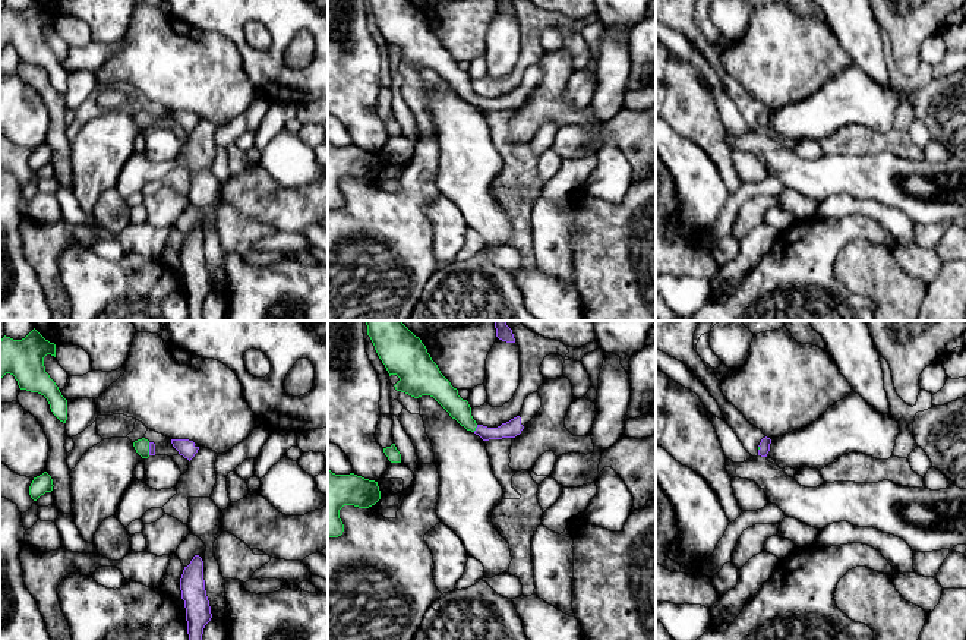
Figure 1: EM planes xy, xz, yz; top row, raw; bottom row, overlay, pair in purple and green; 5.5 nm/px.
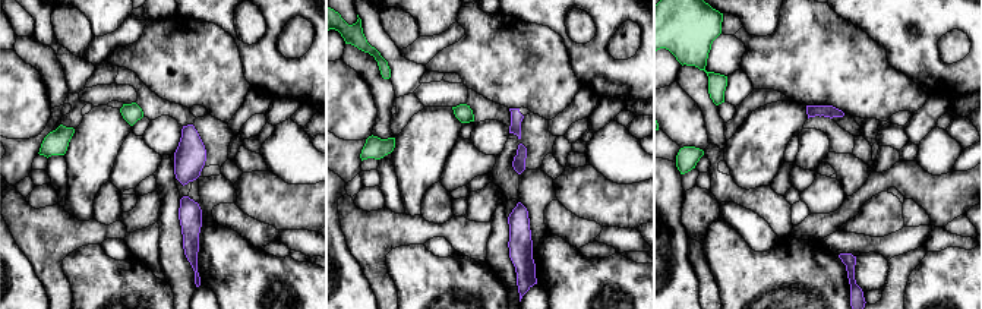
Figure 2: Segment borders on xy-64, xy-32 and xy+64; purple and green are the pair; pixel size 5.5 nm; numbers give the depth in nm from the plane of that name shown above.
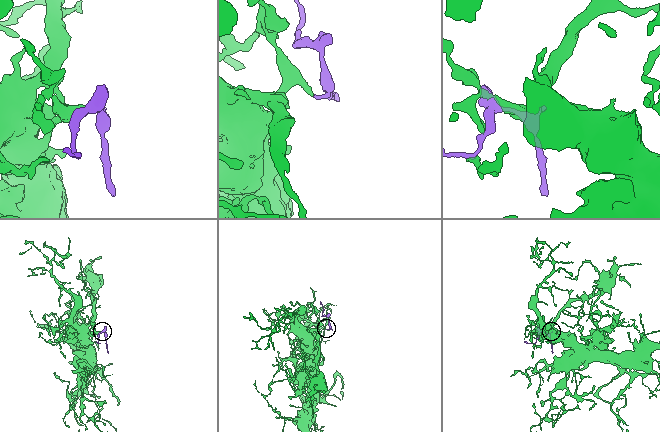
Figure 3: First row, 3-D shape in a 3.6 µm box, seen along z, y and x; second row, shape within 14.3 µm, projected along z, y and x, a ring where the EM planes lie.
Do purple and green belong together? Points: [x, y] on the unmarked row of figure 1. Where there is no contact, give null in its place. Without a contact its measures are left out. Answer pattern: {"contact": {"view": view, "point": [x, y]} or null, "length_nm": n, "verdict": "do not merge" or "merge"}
{"contact": {"view": "xz", "point": [476, 100]}, "length_nm": 50, "verdict": "merge"}

